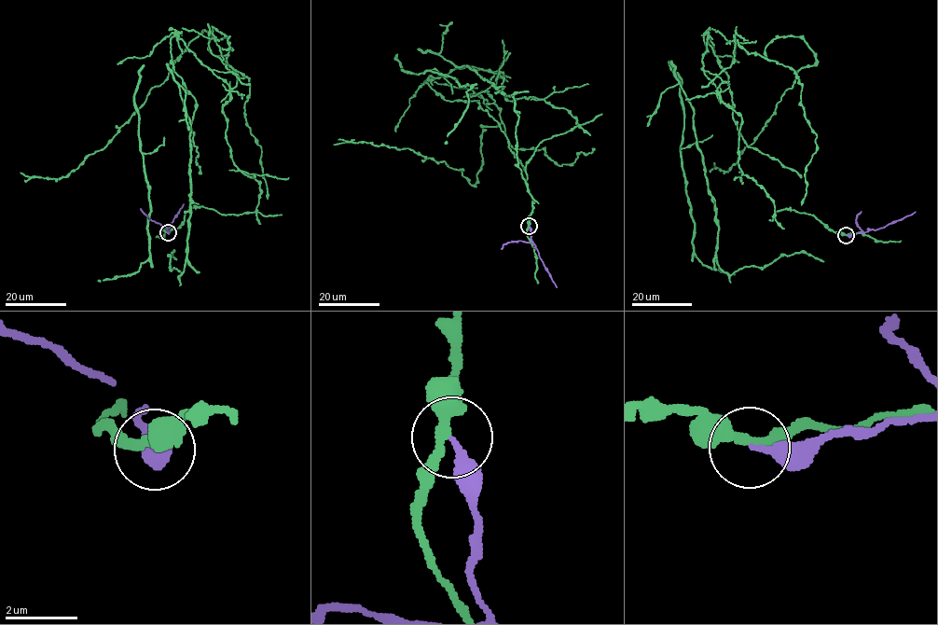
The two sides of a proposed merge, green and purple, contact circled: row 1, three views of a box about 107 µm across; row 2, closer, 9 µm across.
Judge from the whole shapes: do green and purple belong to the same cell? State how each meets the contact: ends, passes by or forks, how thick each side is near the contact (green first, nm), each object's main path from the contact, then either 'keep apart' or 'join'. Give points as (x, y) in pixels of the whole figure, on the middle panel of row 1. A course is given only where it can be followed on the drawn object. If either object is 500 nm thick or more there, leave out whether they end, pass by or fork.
green passes by; purple ends there; 280 nm thick on the green side, 280 nm on the other; green runs (529, 226), (526, 163), (579, 126), (472, 67), (492, 71), (468, 94), (501, 121), (475, 185), (333, 145); purple runs (529, 226), (531, 240), (557, 287); keep apart

